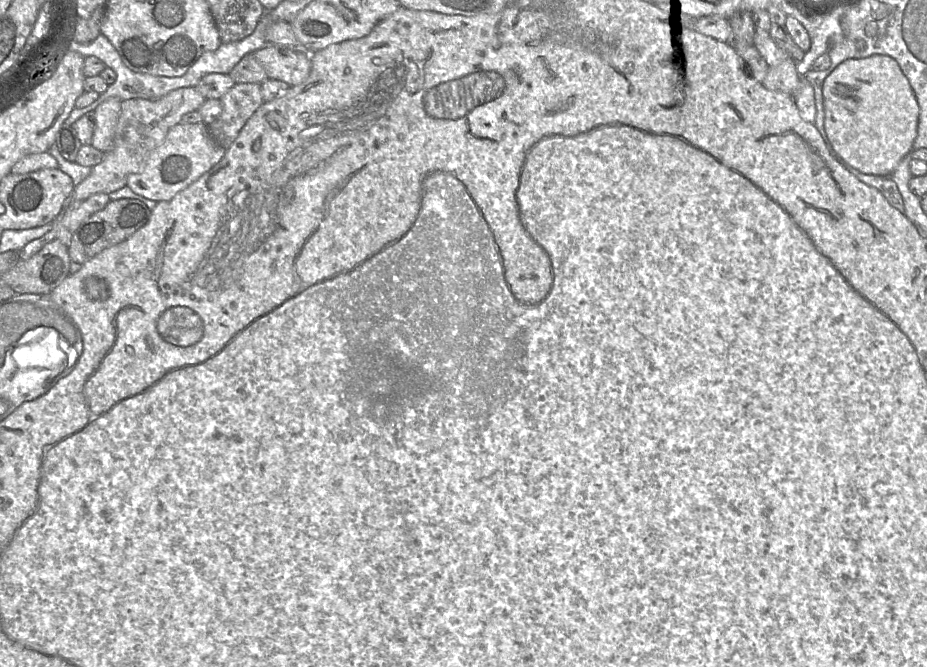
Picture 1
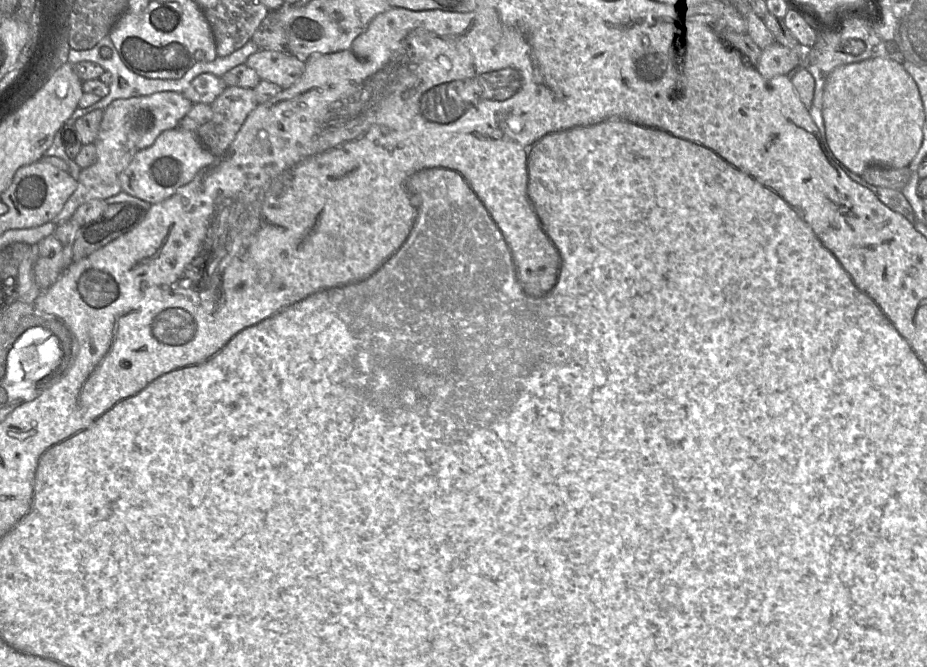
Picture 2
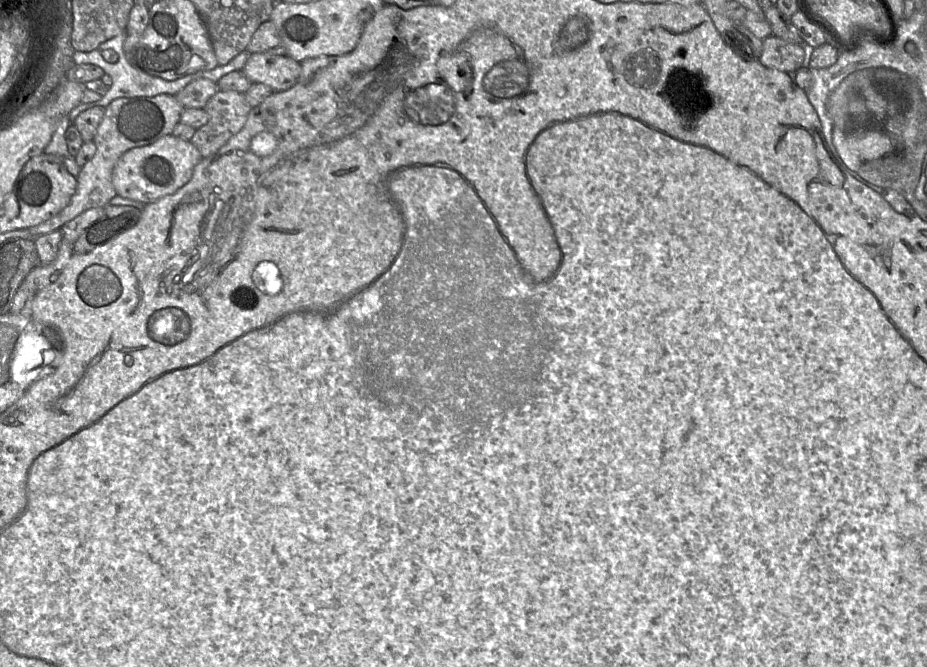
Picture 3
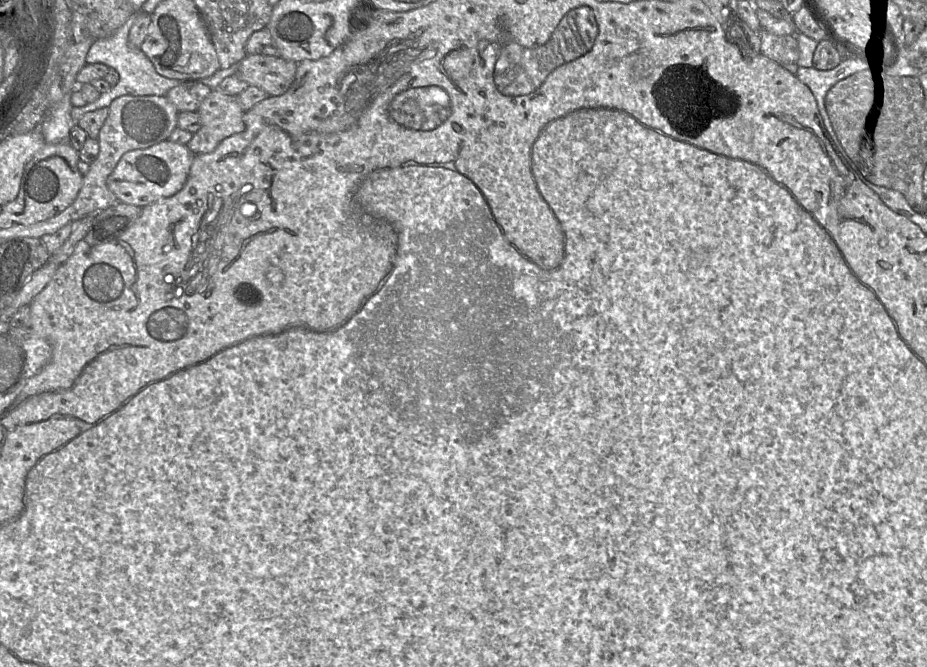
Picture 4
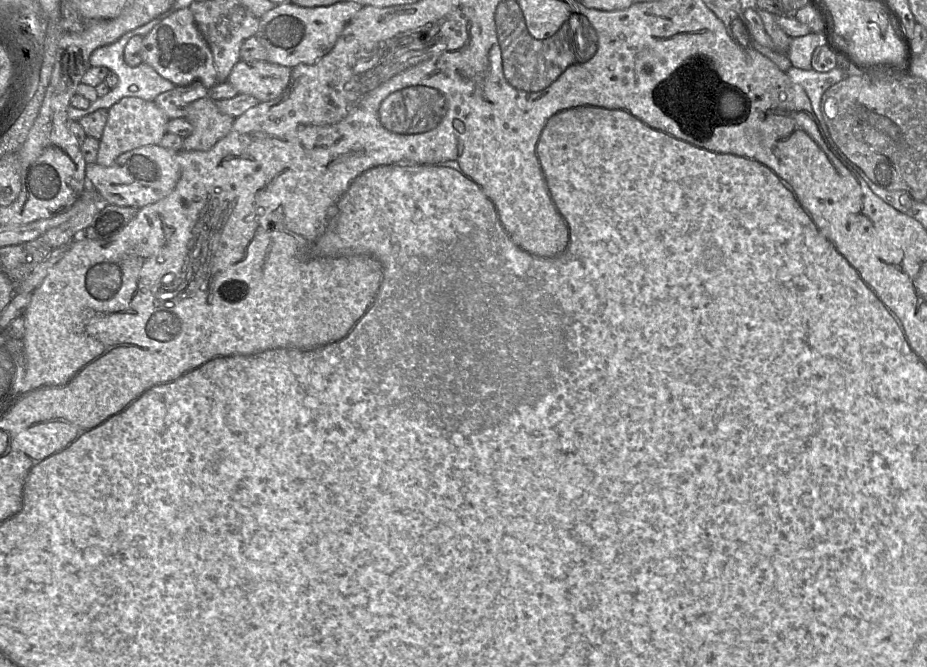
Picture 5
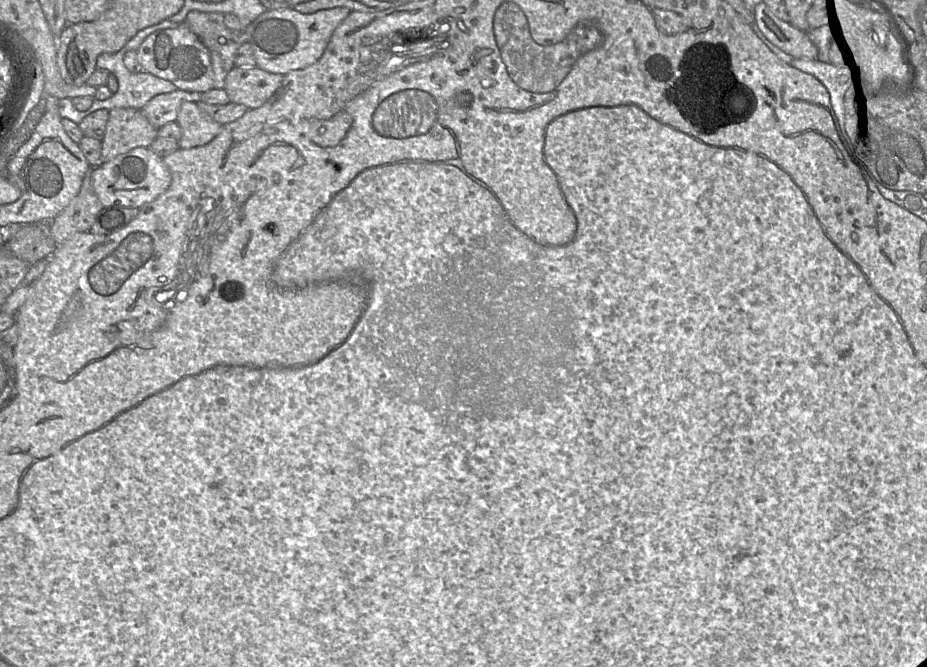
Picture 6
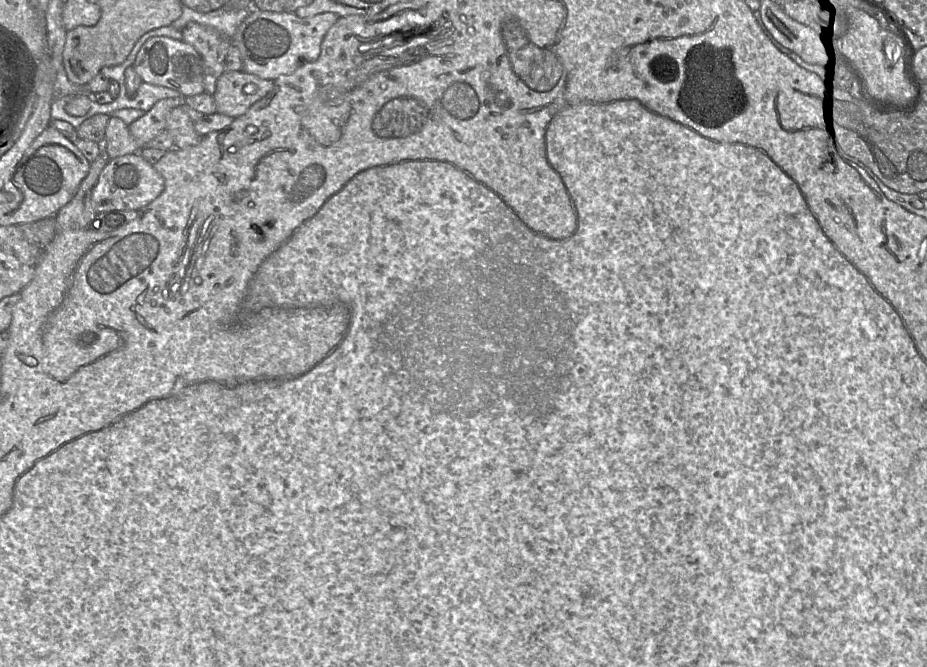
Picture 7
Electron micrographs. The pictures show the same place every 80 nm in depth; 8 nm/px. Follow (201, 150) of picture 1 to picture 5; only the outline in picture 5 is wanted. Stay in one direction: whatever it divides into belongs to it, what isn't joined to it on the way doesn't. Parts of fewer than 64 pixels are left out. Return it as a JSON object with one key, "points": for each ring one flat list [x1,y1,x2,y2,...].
{"points":[[159,144,142,146,117,157,110,166,87,163,86,180,99,194,104,204,130,206,138,209,167,196,176,186,180,169,176,153]]}

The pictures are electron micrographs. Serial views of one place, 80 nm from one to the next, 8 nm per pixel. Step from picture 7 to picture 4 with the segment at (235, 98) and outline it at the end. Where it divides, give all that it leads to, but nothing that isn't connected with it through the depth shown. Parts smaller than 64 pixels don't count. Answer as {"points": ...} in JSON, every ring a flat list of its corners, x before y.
{"points":[[246,55,235,74,249,86,259,87,269,96,279,96,291,87,296,70,296,62,280,56]]}

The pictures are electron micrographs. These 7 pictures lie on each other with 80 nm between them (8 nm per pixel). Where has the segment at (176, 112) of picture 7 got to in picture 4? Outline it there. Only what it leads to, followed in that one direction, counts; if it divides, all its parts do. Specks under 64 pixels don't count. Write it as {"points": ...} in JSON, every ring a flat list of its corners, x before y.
{"points":[[212,90,197,110,201,128,186,145,194,155,212,152,221,141,244,130,244,112,237,96]]}

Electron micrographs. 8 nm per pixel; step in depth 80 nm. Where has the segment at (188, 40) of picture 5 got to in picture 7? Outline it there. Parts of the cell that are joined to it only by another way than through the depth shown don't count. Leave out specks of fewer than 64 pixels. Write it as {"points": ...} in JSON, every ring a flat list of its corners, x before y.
{"points":[[164,36,149,38,140,48,132,66,143,82,171,88,184,97,205,92,203,59,192,45,183,40]]}

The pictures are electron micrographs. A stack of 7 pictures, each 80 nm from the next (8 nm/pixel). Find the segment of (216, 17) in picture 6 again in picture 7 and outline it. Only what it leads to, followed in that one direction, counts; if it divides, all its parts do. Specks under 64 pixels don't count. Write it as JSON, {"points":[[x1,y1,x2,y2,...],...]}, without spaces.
{"points":[[195,22,187,24,182,32,182,40,192,45,201,55,204,62,205,92,213,95,216,82,225,72,224,61,231,39,222,36,214,27]]}

